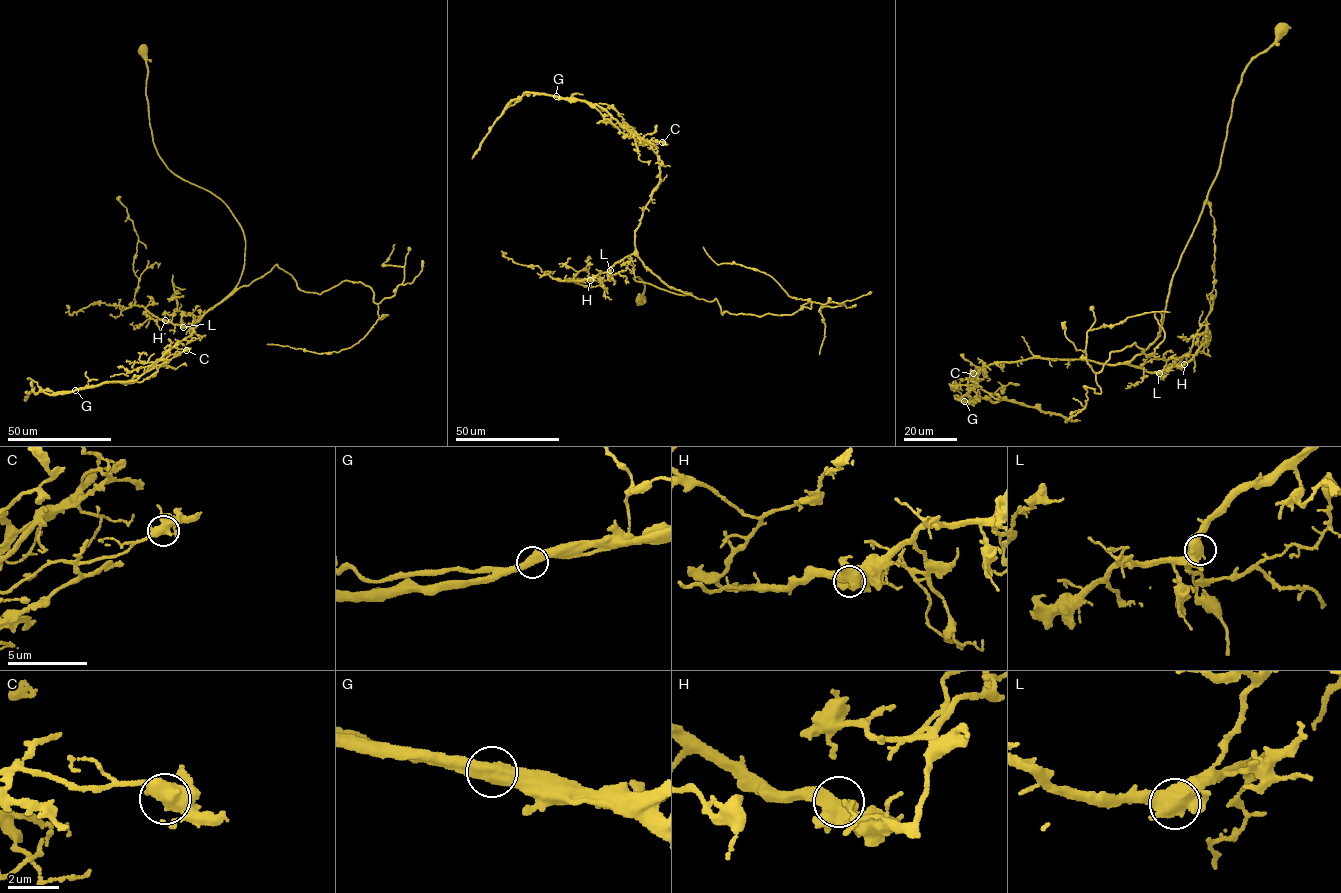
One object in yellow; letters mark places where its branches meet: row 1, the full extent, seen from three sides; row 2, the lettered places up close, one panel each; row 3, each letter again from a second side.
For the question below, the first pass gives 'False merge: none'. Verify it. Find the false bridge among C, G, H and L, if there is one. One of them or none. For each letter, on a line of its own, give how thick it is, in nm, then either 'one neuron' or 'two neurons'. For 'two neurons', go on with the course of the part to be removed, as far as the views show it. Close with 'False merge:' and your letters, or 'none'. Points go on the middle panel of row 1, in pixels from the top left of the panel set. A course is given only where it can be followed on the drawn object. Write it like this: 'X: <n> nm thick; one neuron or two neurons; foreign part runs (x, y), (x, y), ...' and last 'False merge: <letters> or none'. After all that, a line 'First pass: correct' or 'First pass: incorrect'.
C: 600 nm thick; one neuron
G: 600 nm thick; two neurons; foreign part runs (556, 96), (596, 104), (638, 141), (651, 134), (655, 127)
H: 550 nm thick; one neuron
L: 600 nm thick; one neuron
False merge: G
First pass: incorrect

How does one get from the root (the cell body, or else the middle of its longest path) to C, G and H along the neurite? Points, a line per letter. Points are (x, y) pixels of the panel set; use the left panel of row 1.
C: (143, 50), (159, 157), (221, 199), (245, 239), (236, 287), (161, 359), (186, 350)
G: (143, 50), (157, 152), (228, 208), (243, 269), (137, 379), (75, 390)
H: (143, 50), (159, 157), (221, 199), (245, 245), (232, 291), (184, 327), (165, 320)

